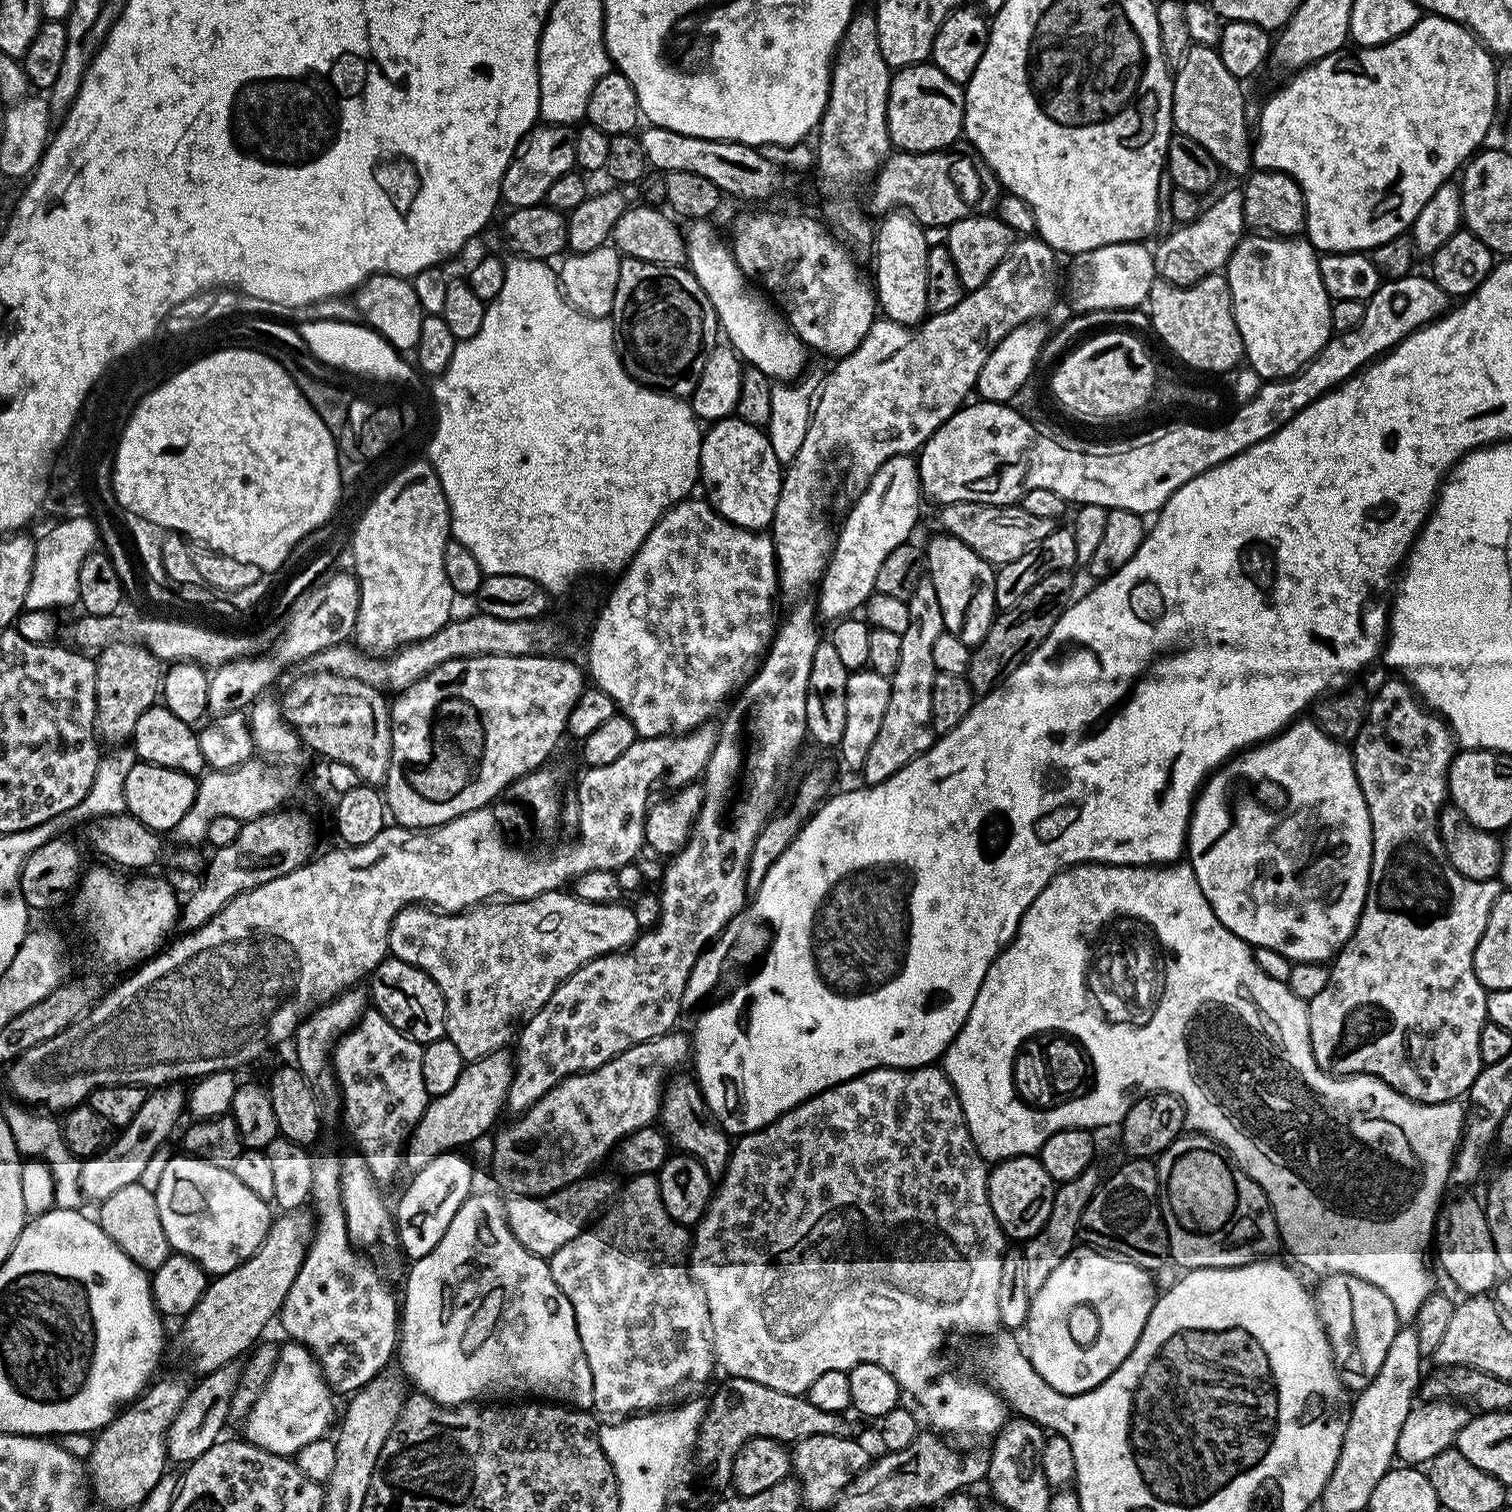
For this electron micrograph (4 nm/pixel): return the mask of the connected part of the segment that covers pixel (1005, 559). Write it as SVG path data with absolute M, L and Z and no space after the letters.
M954 503L945 505L938 516L941 531L957 537L970 546L984 561L995 567L1017 561L1034 545L1052 534L1057 521L1035 517L1022 506L1003 506L982 503Z

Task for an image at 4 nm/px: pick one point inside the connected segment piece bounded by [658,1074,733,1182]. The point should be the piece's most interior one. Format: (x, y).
(688, 1123)

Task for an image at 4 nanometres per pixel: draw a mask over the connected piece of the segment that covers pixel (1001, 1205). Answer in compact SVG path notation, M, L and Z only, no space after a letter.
M1035 1155L1001 1160L988 1173L988 1201L994 1210L994 1218L998 1218L1000 1228L1009 1241L1023 1242L1034 1238L1038 1230L1046 1226L1056 1190L1057 1185Z

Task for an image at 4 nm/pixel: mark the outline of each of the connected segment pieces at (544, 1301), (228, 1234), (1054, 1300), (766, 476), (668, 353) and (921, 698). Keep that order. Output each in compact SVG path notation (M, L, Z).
M477 1191L458 1206L458 1214L450 1218L450 1226L446 1226L446 1234L442 1234L442 1242L430 1250L420 1260L411 1265L408 1281L402 1292L402 1319L398 1329L398 1364L403 1375L407 1377L419 1391L429 1396L441 1406L471 1404L473 1402L504 1402L509 1398L535 1398L540 1402L555 1402L581 1410L593 1407L594 1378L590 1374L590 1362L586 1362L586 1354L582 1350L582 1338L578 1338L578 1326L574 1322L574 1306L570 1306L570 1298L558 1290L554 1278L548 1269L548 1260L542 1256L530 1254L526 1246L522 1246L508 1229L508 1218L505 1205L500 1204L499 1195L491 1196L488 1192Z
M173 1154L166 1162L166 1170L162 1170L162 1182L158 1182L155 1193L169 1249L189 1256L213 1277L234 1270L234 1266L253 1256L274 1219L269 1201L242 1186L230 1168L210 1166L197 1156Z
M1087 1246L1073 1248L1069 1256L1062 1258L1054 1274L1046 1278L1042 1290L1031 1297L1026 1325L1028 1360L1045 1382L1068 1396L1097 1388L1127 1358L1130 1350L1134 1350L1146 1326L1146 1318L1150 1318L1150 1310L1156 1304L1157 1295L1158 1289L1149 1269Z
M733 414L726 417L725 420L717 420L715 422L709 423L707 425L706 431L703 433L700 442L700 479L699 483L704 484L704 488L708 493L706 493L706 499L709 504L711 504L712 509L717 512L722 518L726 518L730 522L734 522L738 526L743 528L750 528L753 530L764 530L771 525L772 519L774 518L774 510L778 506L778 494L780 493L780 482L782 479L782 464L775 457L774 447L772 447L769 440L769 433L765 431L764 428L759 428L754 426L750 422L742 422L739 416Z
M623 257L610 319L616 330L616 352L622 366L638 383L661 392L670 392L673 396L691 397L702 366L706 366L710 345L717 339L716 332L718 336L716 311L692 271L684 266L658 266L654 262Z
M925 578L918 582L918 590L908 600L910 610L910 626L906 626L902 638L902 659L898 661L898 670L890 677L892 689L890 690L890 703L886 705L886 718L882 718L882 727L874 738L874 746L870 746L870 754L866 754L866 762L862 769L863 783L871 786L885 784L892 775L902 766L906 766L915 756L921 756L934 742L934 733L930 722L930 690L934 690L934 678L937 670L934 666L934 642L938 634L944 632L942 622L942 606L938 606L938 594L934 594L931 580Z

